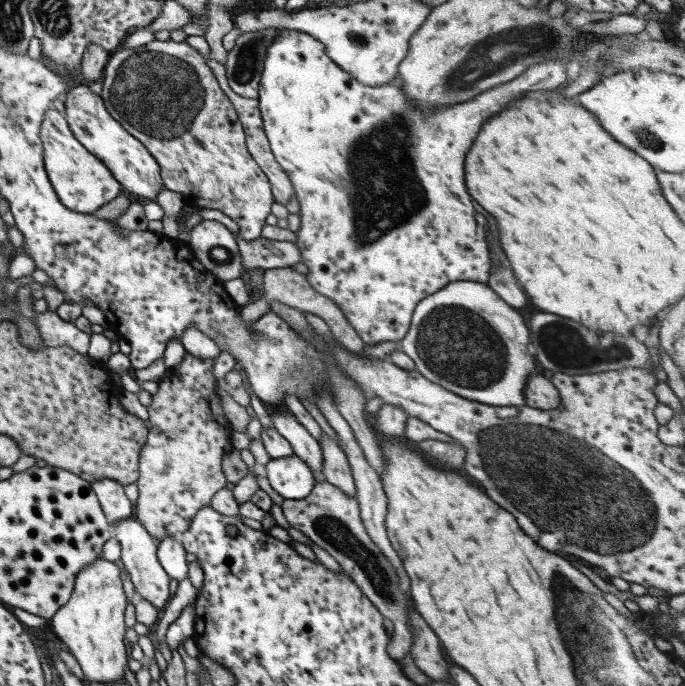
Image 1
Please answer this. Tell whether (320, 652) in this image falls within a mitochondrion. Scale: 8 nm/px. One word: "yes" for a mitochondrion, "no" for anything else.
no

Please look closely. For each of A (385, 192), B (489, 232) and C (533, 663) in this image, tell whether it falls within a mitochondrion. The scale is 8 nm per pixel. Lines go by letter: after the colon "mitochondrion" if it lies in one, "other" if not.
A: mitochondrion
B: other
C: other

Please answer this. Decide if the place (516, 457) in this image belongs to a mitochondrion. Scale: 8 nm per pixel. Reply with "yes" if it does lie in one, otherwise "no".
yes

